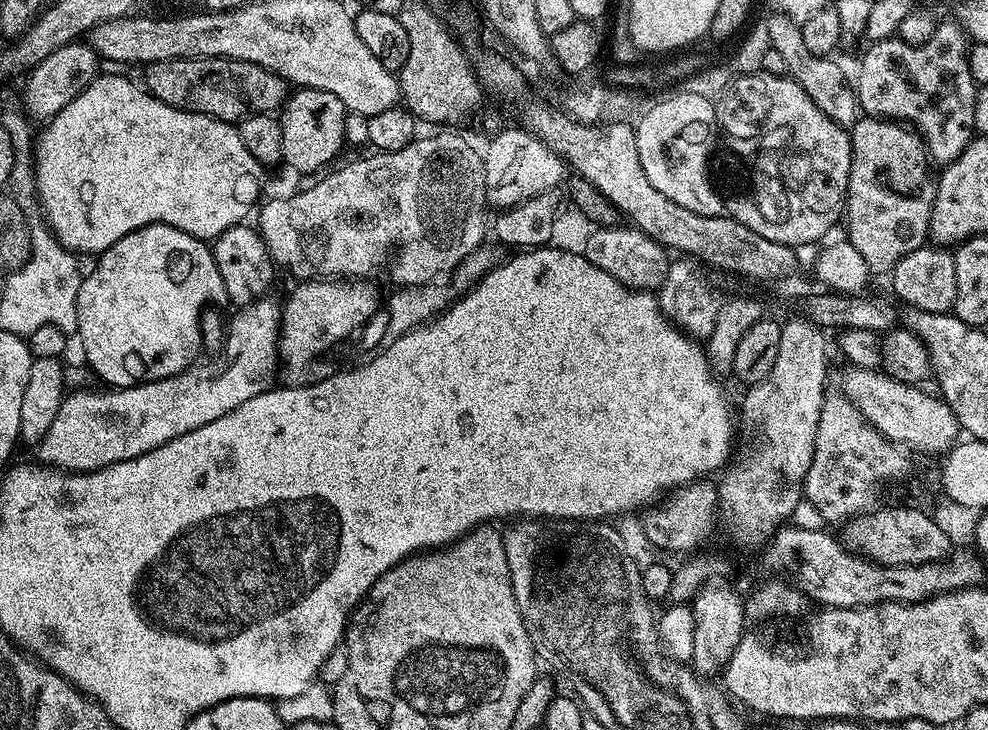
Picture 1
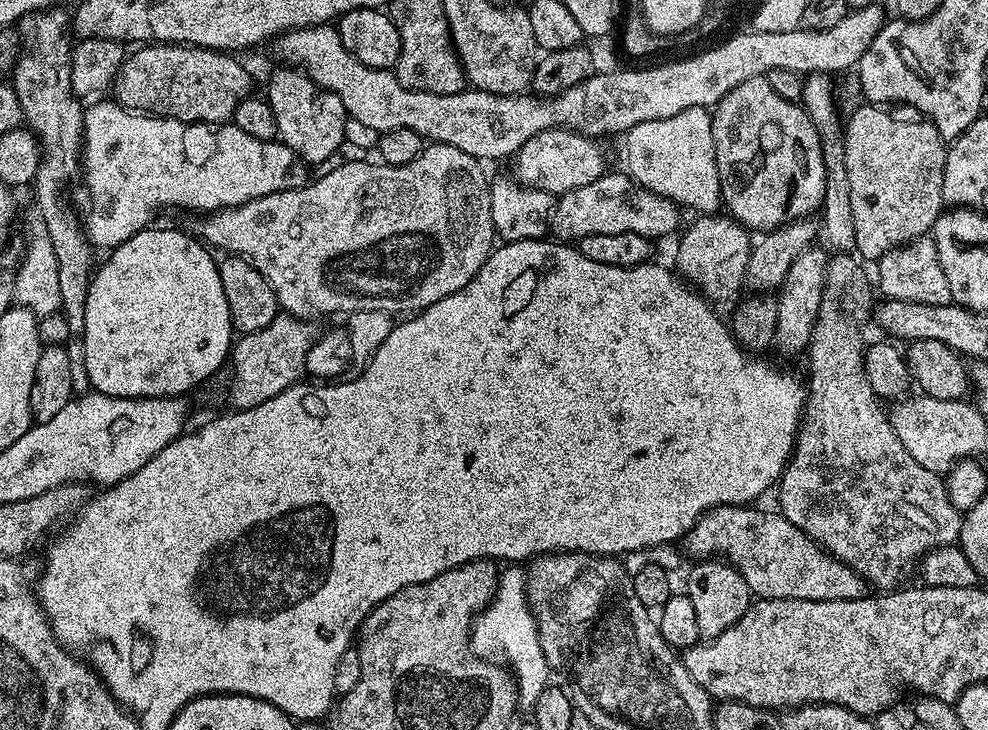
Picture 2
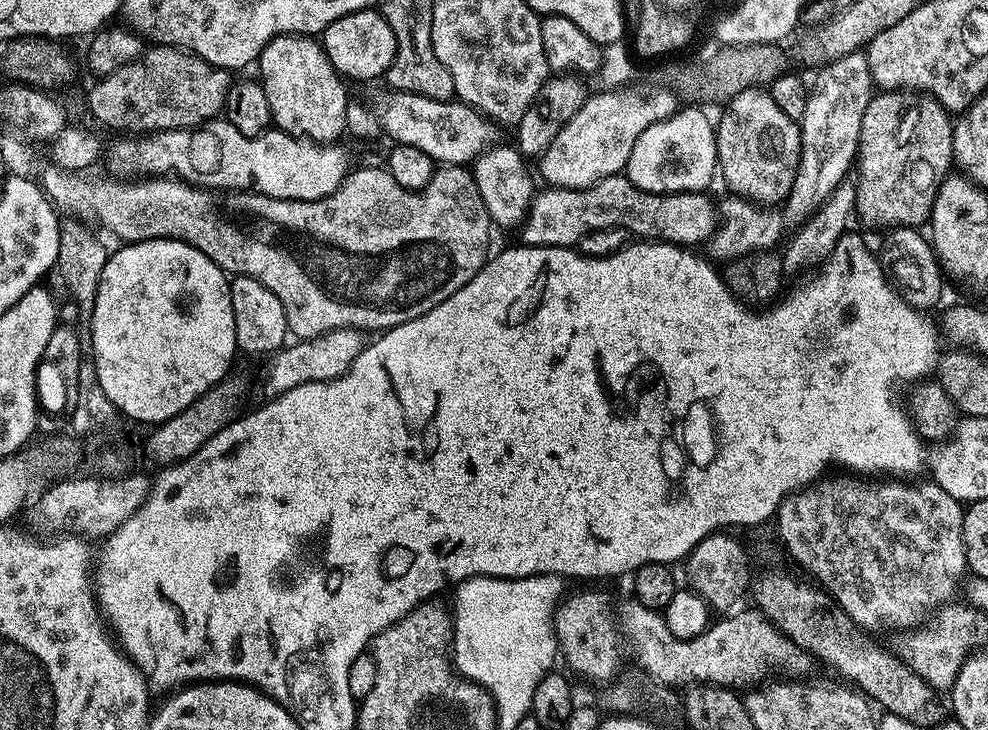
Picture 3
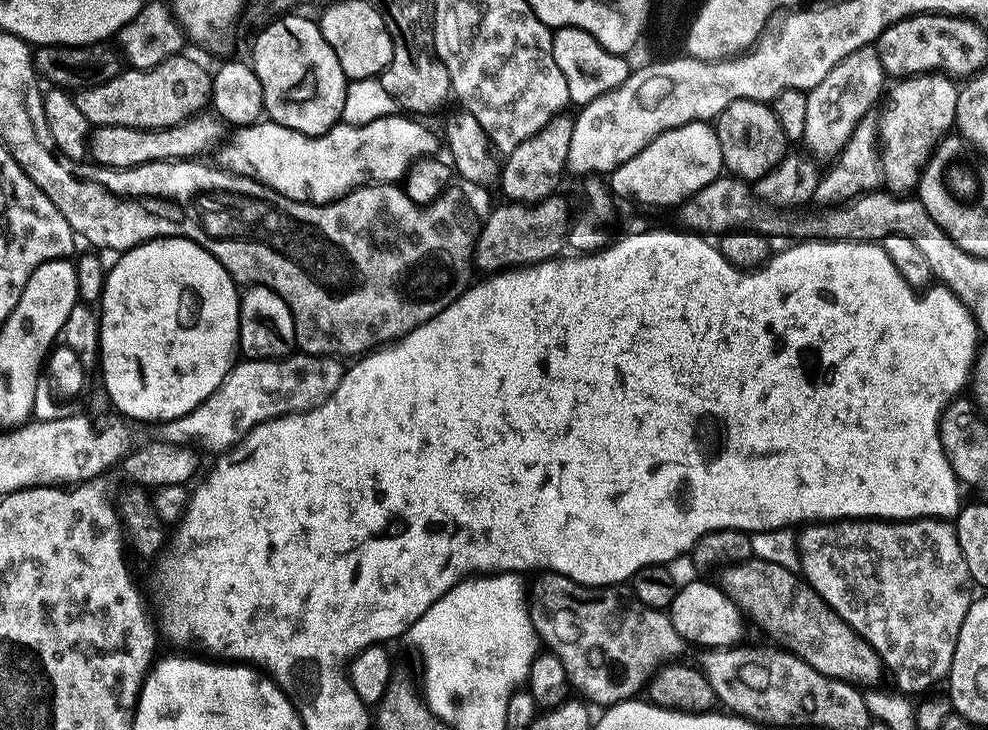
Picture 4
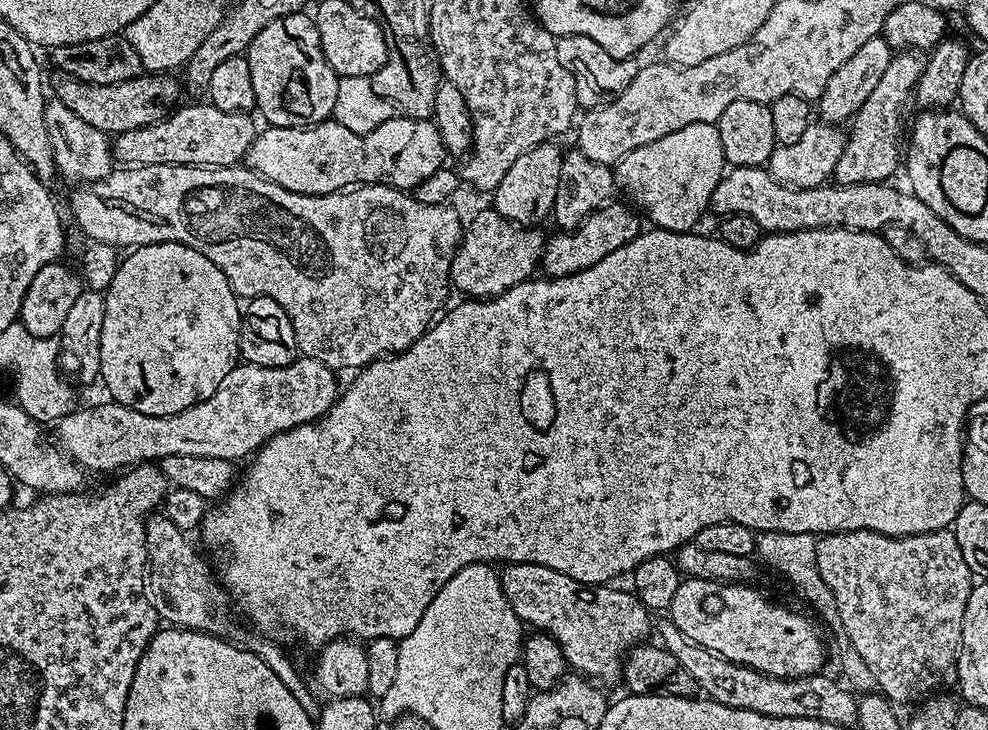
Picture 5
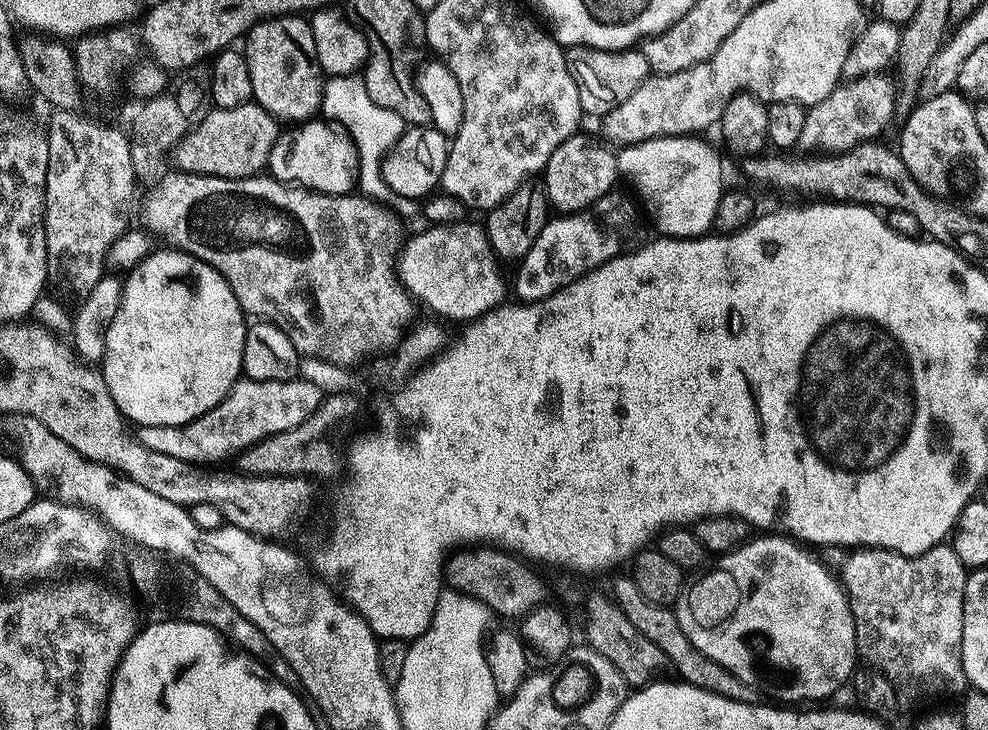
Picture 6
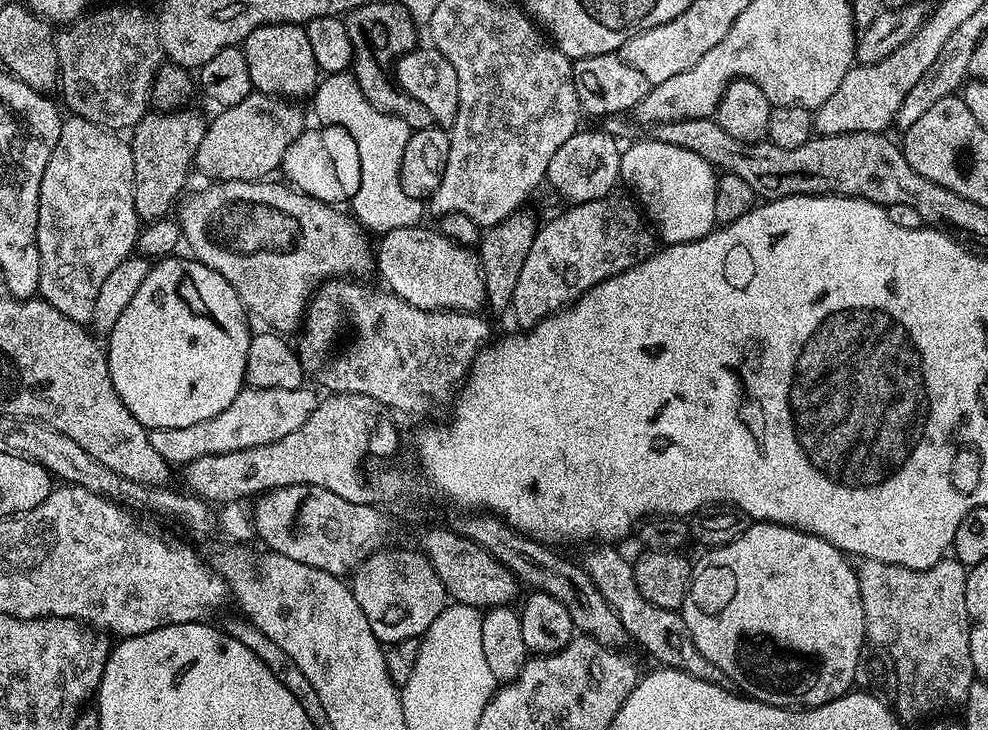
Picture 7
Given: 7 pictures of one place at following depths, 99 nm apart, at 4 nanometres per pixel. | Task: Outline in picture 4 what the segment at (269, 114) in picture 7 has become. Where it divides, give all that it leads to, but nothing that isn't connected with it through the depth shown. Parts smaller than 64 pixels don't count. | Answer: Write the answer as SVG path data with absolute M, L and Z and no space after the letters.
M197 114L188 120L183 120L180 124L175 124L169 128L131 128L130 126L102 126L93 127L88 133L88 156L93 165L101 168L137 168L150 162L159 160L191 160L199 156L204 148L208 148L212 143L215 145L216 124L218 120L212 114Z

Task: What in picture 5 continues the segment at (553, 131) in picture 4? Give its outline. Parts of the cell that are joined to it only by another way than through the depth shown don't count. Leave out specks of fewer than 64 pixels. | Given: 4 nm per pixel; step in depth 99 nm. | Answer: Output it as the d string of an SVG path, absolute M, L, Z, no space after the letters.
M549 142L534 146L526 150L526 154L522 154L514 166L510 166L510 170L506 170L506 178L498 182L495 192L490 196L491 207L495 208L497 214L511 224L521 226L543 225L543 220L553 215L564 161L564 152L558 145Z

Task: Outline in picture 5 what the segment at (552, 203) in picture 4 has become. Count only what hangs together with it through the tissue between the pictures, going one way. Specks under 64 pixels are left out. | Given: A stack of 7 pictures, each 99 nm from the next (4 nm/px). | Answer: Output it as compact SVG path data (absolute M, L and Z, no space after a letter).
M485 206L472 221L467 221L464 234L460 238L460 246L456 249L456 257L452 259L452 279L450 281L451 287L456 288L460 292L465 292L463 295L468 298L491 298L502 294L506 290L510 290L514 286L518 286L522 281L529 279L533 275L532 271L537 271L540 268L540 259L544 253L544 241L546 239L545 233L540 233L541 229L536 226L521 226L519 224L511 224L506 218L502 218L499 214L496 213L495 208L491 206Z

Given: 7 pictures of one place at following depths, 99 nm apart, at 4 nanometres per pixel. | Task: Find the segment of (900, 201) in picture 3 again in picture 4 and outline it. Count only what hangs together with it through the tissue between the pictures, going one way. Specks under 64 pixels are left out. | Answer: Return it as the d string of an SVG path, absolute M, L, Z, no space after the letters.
M938 72L906 76L893 84L896 85L887 89L878 108L880 174L887 191L908 194L911 188L913 191L919 185L920 174L927 166L932 152L953 131L960 90L953 77Z

